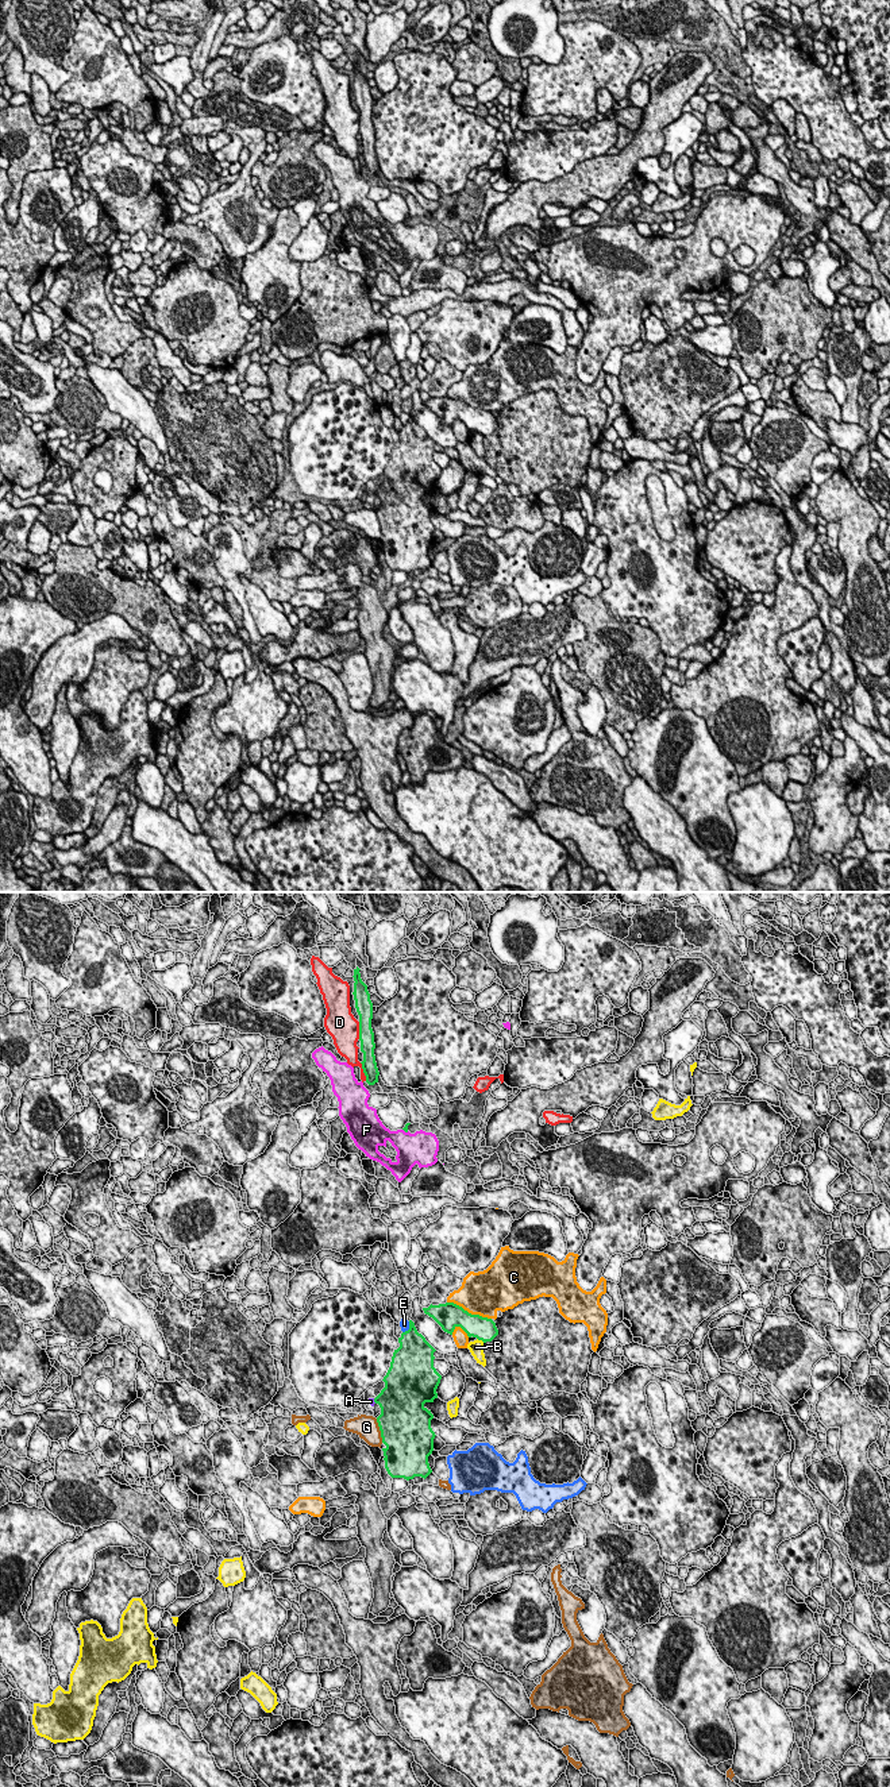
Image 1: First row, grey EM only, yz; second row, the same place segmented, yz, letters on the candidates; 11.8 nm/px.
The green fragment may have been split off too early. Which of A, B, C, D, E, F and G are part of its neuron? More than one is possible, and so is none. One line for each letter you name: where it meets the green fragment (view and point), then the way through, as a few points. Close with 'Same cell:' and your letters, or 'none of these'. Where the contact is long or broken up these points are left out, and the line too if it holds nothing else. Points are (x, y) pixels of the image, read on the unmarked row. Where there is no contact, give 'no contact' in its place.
Same cell: none of these

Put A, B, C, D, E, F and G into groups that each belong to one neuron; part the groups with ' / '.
A / B / C / D / E / F / G

